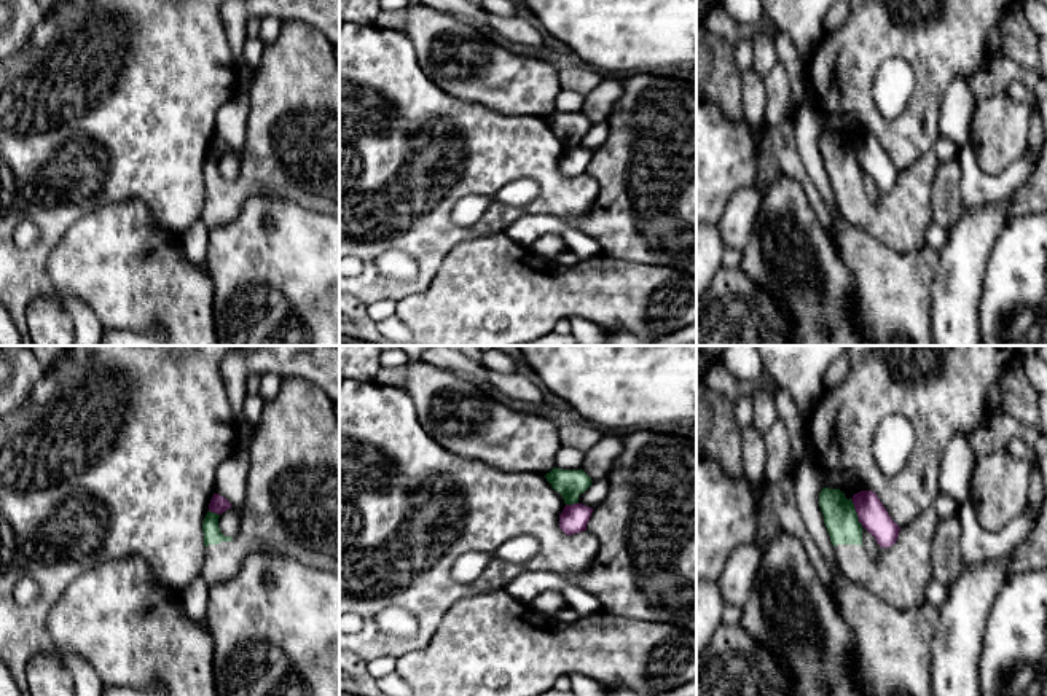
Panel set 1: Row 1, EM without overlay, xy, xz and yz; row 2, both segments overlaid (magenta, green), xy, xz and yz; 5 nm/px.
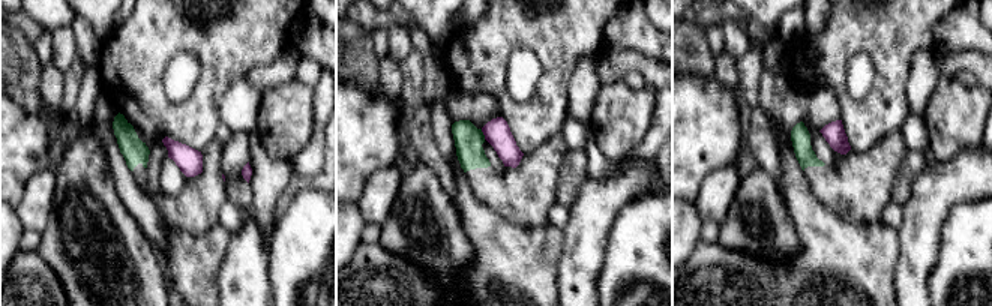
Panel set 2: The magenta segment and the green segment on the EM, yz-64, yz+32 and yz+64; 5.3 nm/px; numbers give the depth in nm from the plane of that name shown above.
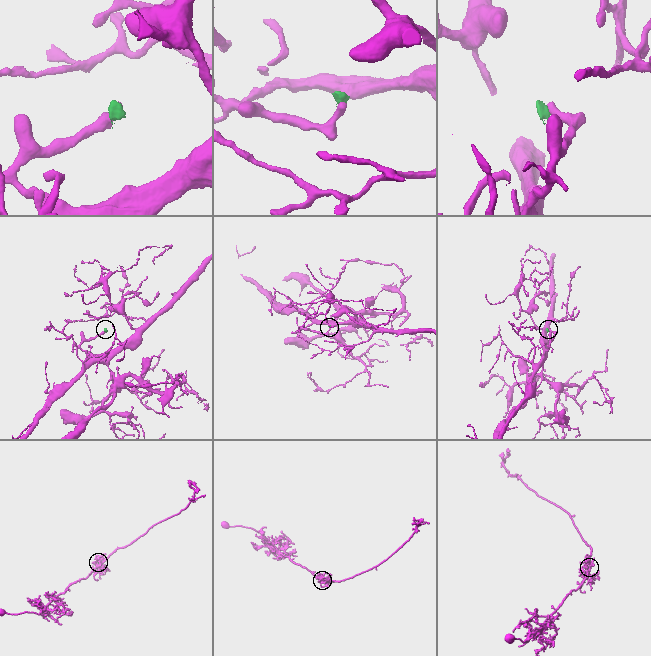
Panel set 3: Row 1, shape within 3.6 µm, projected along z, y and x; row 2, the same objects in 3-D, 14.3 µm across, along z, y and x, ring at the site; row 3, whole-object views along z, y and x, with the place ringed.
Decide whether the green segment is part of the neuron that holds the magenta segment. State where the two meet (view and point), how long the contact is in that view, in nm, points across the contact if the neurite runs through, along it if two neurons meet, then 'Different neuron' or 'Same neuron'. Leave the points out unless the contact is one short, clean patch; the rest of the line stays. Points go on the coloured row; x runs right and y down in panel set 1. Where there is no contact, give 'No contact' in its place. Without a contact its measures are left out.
Touches magenta at yz (856, 512). Shared border 160 nm. Boundary: yz (850, 499), (862, 526). Different neuron

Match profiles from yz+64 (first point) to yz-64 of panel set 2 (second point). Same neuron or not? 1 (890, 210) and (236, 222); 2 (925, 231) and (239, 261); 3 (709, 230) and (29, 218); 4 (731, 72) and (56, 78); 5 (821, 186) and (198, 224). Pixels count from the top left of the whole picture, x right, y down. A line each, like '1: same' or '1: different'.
1: same
2: same
3: different
4: same
5: same

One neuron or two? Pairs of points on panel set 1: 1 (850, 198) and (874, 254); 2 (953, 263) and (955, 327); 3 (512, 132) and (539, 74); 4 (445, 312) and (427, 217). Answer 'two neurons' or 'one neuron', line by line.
1: two neurons
2: one neuron
3: two neurons
4: two neurons

